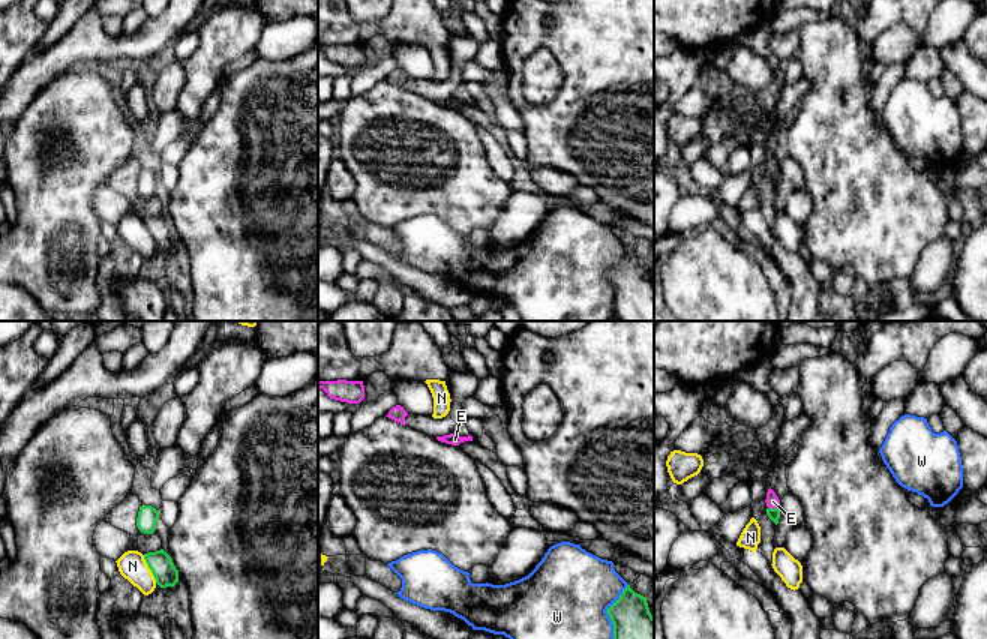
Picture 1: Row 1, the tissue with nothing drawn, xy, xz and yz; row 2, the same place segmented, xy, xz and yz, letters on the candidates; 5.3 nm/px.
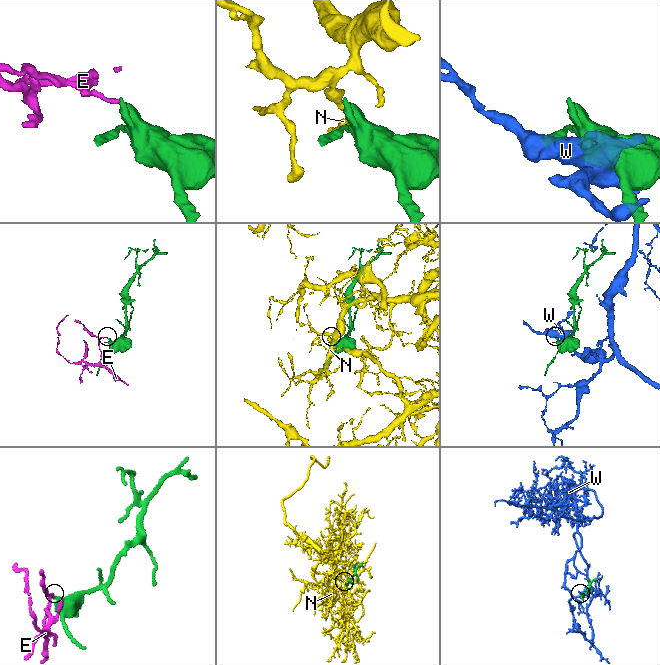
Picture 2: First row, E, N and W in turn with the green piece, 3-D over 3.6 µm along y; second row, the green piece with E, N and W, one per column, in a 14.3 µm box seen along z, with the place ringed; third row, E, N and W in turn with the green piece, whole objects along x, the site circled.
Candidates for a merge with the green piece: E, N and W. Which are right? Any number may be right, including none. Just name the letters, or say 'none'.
none

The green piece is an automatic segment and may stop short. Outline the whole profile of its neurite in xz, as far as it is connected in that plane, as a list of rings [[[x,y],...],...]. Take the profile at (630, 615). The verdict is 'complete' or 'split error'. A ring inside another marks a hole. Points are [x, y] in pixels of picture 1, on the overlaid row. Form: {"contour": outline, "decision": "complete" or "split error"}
{"contour": [[[630,585],[606,612],[614,624],[614,639],[654,639],[654,616],[646,597]]], "decision": "complete"}

